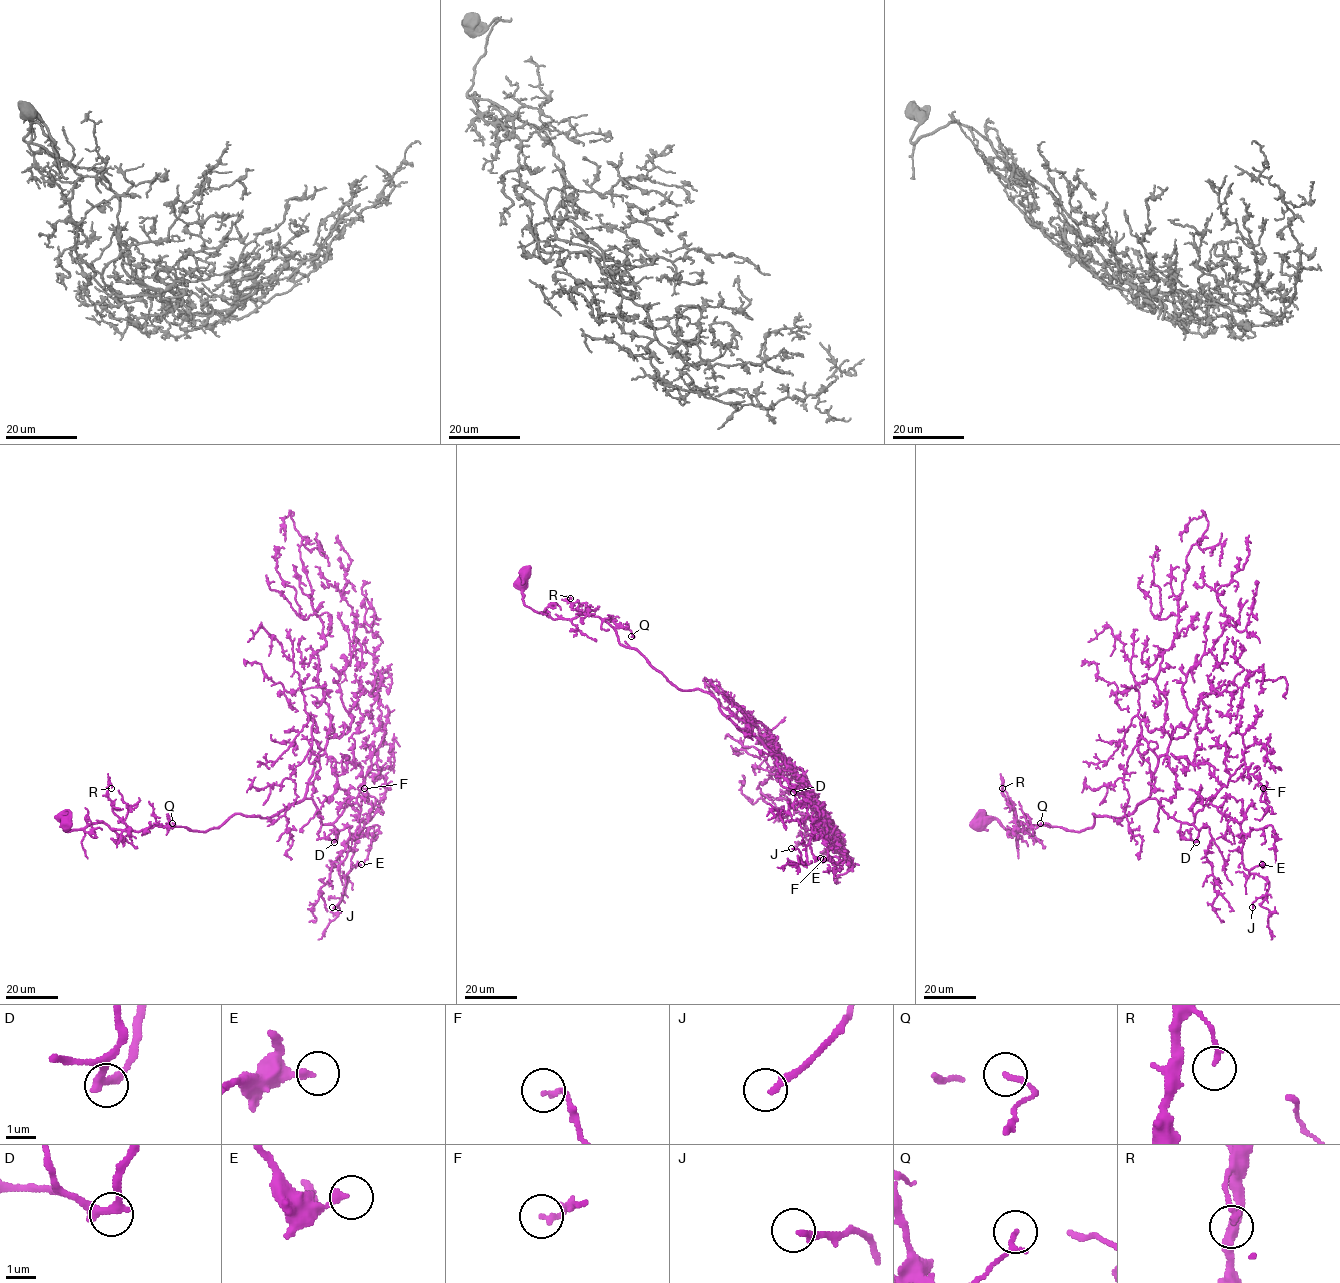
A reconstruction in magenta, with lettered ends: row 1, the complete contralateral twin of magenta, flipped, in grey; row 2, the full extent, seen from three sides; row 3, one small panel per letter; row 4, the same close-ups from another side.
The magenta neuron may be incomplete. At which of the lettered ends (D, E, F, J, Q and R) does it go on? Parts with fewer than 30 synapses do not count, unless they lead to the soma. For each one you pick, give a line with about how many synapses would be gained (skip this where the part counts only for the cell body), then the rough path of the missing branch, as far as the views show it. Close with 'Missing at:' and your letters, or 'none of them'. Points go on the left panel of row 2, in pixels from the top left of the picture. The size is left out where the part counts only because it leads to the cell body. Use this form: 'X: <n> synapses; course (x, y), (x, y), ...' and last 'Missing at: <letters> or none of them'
D: 300 synapses; course (334, 842), (301, 863), (293, 880), (282, 891), (284, 906), (280, 912), (244, 945), (231, 947), (237, 952)
J: 50 synapses; course (332, 907), (321, 923), (299, 930), (297, 943)
Missing at: D, J

